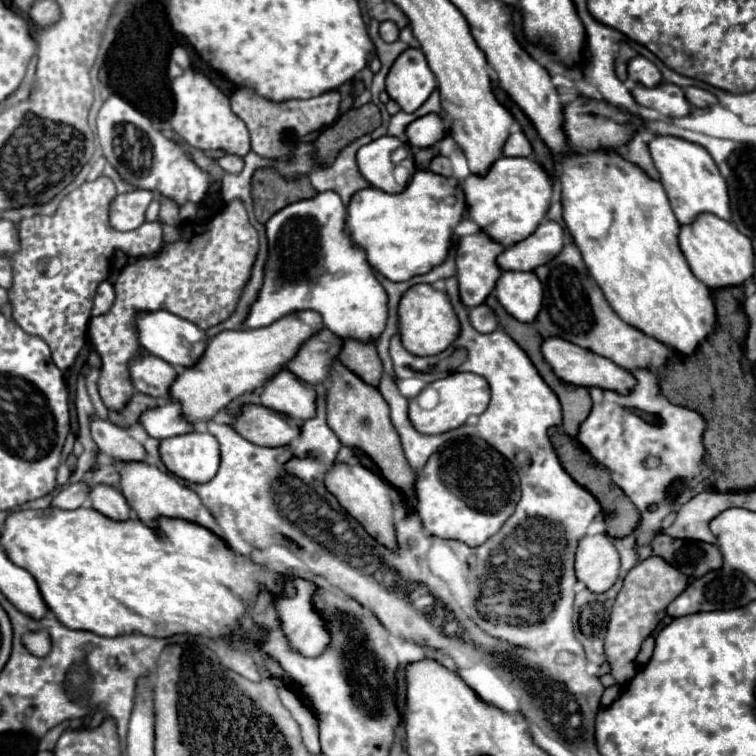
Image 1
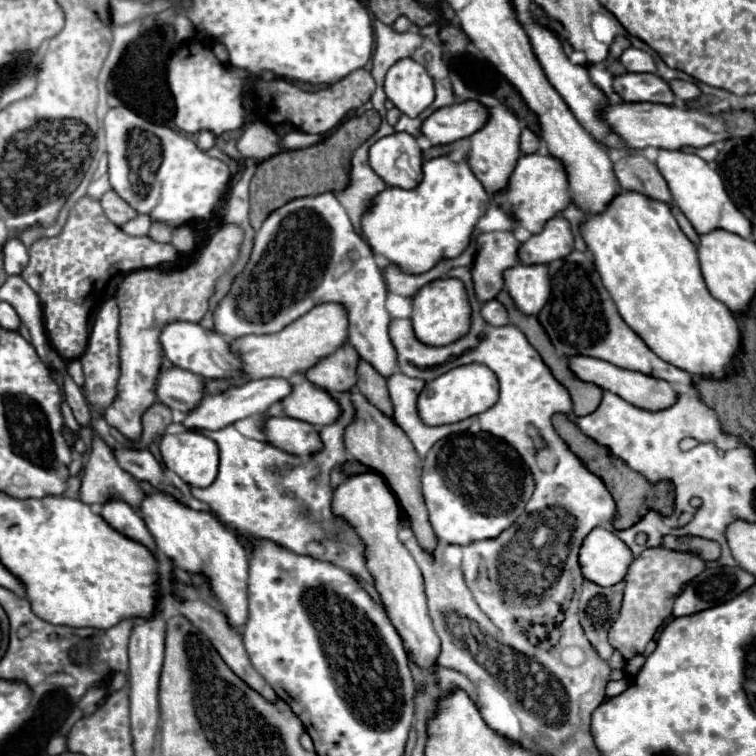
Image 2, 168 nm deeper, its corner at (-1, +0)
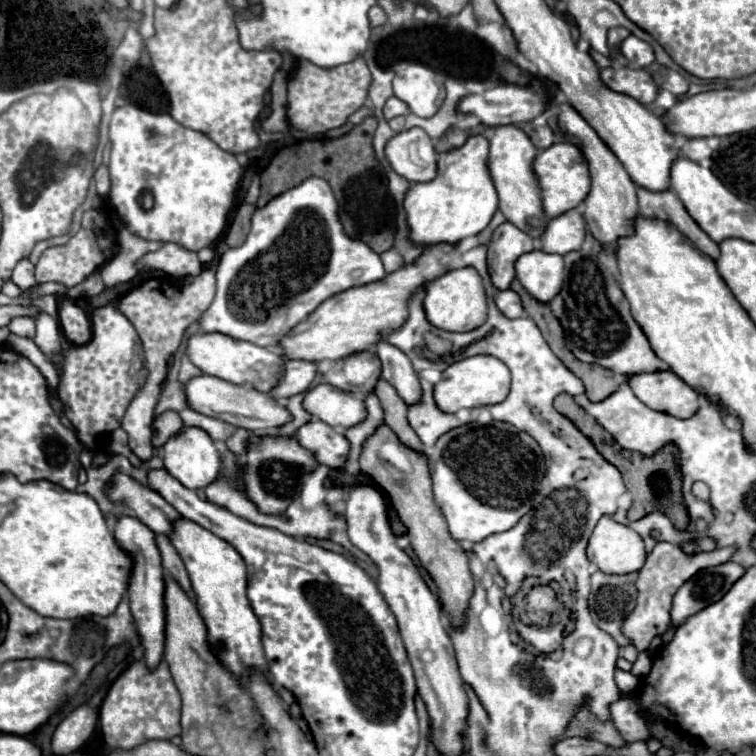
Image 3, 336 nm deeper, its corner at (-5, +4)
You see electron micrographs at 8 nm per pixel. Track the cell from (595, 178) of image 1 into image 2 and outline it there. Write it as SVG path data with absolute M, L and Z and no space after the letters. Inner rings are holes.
M620 193L604 213L586 215L586 223L582 223L580 231L594 255L596 269L604 287L612 295L618 313L660 359L696 377L724 379L734 373L734 357L740 347L738 317L710 295L702 279L698 251L682 233L666 203L646 199L638 193Z

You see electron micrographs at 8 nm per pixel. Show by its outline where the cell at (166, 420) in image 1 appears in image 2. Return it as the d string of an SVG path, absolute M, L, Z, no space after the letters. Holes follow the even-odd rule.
M278 377L254 379L254 381L246 381L244 385L232 385L218 395L206 395L200 401L200 405L188 413L188 417L182 421L182 425L186 429L216 431L216 429L228 427L228 425L244 419L244 417L250 417L256 413L266 413L270 405L282 401L286 395L290 395L290 391L292 391L292 383L288 379L278 379Z

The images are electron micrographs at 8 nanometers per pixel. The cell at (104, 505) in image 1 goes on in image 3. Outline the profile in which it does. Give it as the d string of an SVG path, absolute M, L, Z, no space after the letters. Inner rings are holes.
M122 515L114 523L114 537L120 543L120 547L134 557L134 571L130 575L130 585L128 585L130 609L136 621L140 643L144 647L144 665L150 671L154 671L164 657L164 629L166 629L166 611L164 611L166 583L164 583L164 569L162 569L160 549L156 543L156 533L148 529L138 517Z

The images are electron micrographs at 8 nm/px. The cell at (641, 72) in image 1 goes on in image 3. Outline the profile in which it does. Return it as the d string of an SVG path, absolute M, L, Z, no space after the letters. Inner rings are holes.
M634 35L624 39L620 51L622 51L622 55L628 59L628 63L632 67L648 67L648 65L654 63L652 47L646 41L642 41L642 39L634 37Z

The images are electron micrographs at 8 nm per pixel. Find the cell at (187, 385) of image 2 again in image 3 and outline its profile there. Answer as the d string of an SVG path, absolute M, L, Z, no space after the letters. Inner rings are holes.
M212 375L192 377L190 381L184 383L184 393L186 393L186 401L188 401L190 409L194 409L202 415L208 415L208 417L222 419L236 427L258 431L258 433L272 431L292 419L290 413L286 411L286 407L280 403L274 403L274 399L270 399L266 393L260 393L256 389L246 389L240 385L232 385L232 383L212 377Z

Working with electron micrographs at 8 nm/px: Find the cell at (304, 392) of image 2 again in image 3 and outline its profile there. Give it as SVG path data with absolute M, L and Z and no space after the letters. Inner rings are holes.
M318 383L310 391L306 391L302 405L314 419L320 419L330 427L340 429L358 425L366 417L362 399L354 397L352 393L330 387L328 383Z

